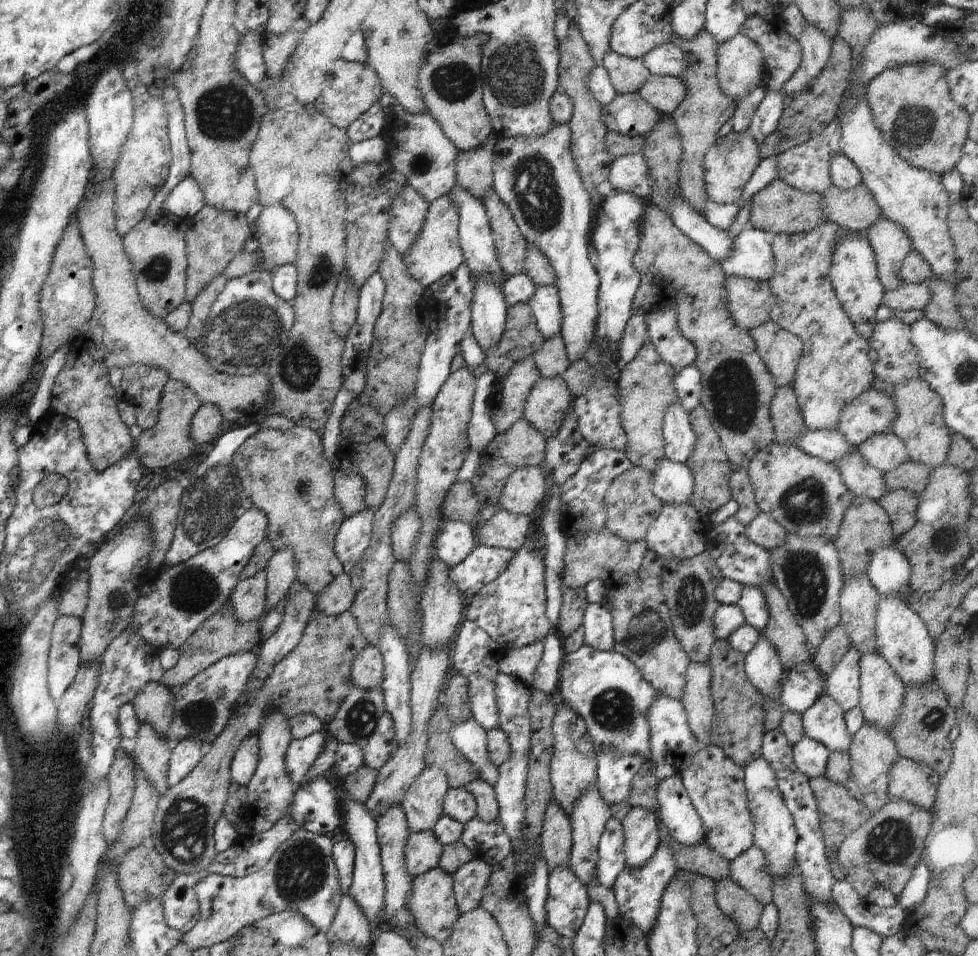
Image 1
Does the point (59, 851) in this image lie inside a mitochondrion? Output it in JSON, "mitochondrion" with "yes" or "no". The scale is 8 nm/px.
{"mitochondrion":"no"}

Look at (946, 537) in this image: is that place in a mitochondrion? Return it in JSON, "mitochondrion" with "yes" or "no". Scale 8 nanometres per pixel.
{"mitochondrion":"yes"}

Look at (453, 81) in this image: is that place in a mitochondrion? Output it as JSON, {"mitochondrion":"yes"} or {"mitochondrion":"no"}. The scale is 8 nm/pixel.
{"mitochondrion":"yes"}

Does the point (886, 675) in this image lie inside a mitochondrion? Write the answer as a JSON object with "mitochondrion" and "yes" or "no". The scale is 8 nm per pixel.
{"mitochondrion":"no"}

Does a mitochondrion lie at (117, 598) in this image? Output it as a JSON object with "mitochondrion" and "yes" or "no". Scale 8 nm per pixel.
{"mitochondrion":"yes"}

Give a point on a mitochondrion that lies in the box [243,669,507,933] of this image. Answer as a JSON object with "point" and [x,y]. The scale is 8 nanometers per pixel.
{"point":[299,873]}

